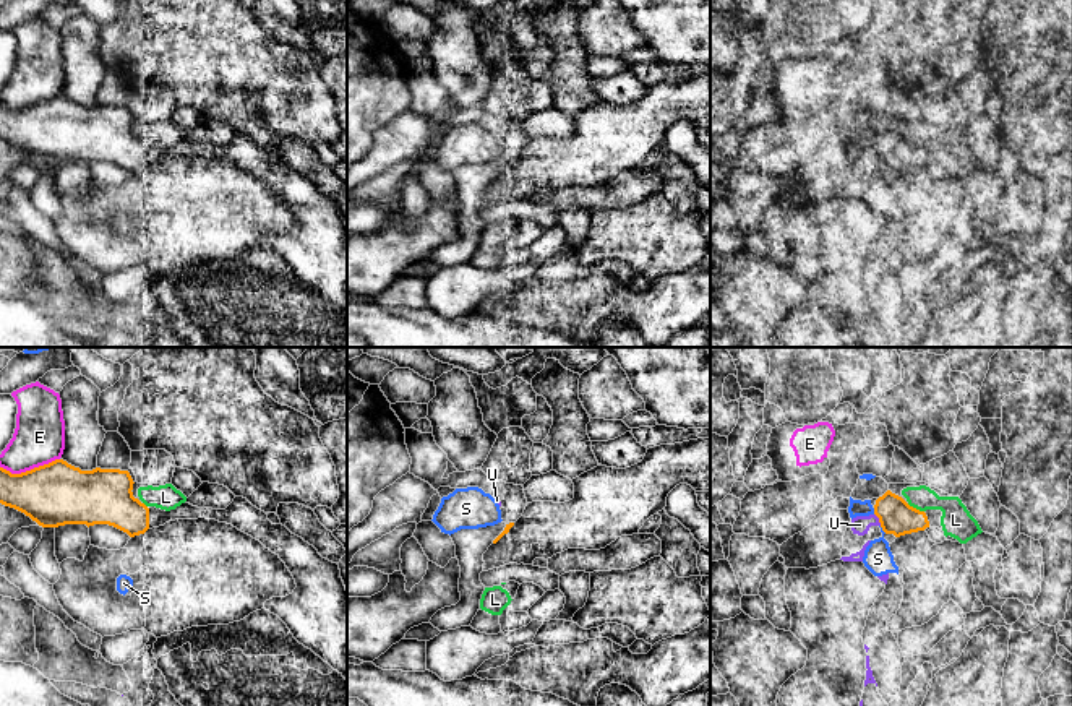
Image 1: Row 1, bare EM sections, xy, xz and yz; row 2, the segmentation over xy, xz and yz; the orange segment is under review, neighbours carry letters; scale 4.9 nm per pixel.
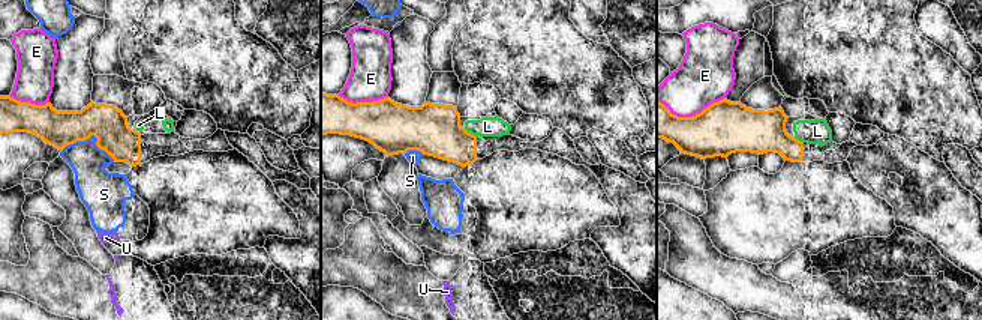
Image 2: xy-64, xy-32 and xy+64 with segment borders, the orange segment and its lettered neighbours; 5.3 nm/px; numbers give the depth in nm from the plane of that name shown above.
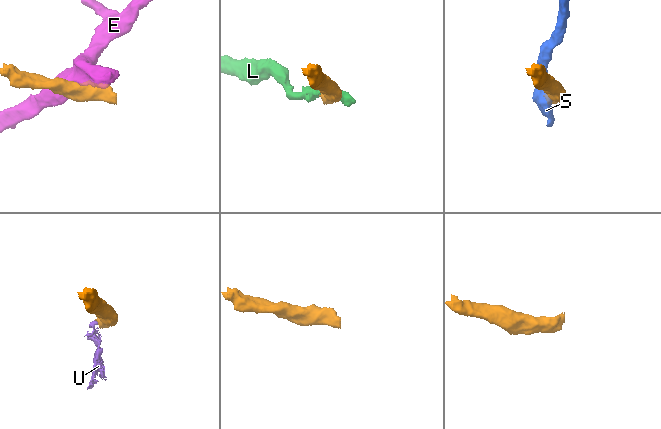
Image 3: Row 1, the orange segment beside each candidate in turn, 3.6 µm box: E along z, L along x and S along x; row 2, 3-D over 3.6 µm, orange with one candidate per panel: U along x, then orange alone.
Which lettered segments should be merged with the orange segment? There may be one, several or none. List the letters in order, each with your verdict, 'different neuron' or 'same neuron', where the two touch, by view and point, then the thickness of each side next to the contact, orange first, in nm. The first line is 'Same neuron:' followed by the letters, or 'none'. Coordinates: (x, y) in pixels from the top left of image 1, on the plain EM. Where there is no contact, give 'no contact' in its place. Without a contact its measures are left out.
Same neuron: none
E: different neuron | xy (31, 106) | 320/260 nm
L: different neuron | yz (915, 145) | 170/150 nm
S: different neuron | yz (883, 166) | 170/150 nm
U: different neuron | yz (879, 156) | 170/90 nm

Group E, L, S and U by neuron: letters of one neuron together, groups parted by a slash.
E / L / S U

